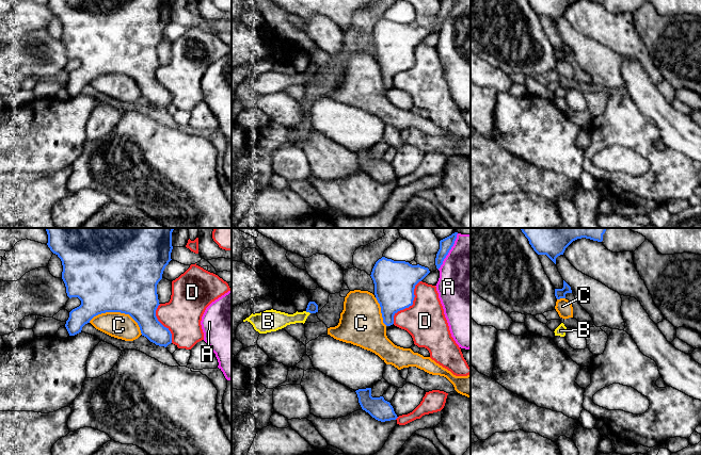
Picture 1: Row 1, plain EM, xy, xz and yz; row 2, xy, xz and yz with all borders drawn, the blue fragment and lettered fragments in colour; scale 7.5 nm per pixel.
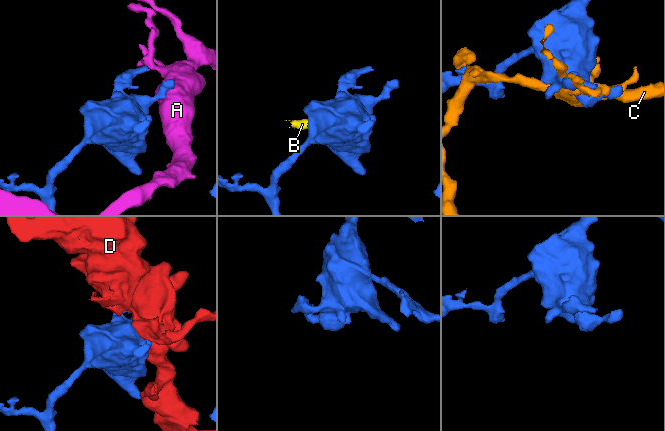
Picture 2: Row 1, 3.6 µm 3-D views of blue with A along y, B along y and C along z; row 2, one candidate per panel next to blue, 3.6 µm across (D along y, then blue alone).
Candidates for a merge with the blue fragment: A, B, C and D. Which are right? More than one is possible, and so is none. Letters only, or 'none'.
B

